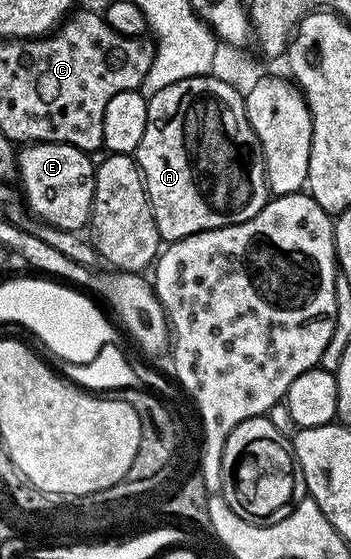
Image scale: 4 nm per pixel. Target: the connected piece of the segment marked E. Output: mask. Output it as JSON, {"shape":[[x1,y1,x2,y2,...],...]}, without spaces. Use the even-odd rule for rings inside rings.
{"shape":[[29,143,18,151,18,180,24,190,24,199,33,211,35,218,42,223,56,226,58,229,79,232,89,226,94,201,94,185,96,184,96,167,90,165,87,151,65,143]]}

